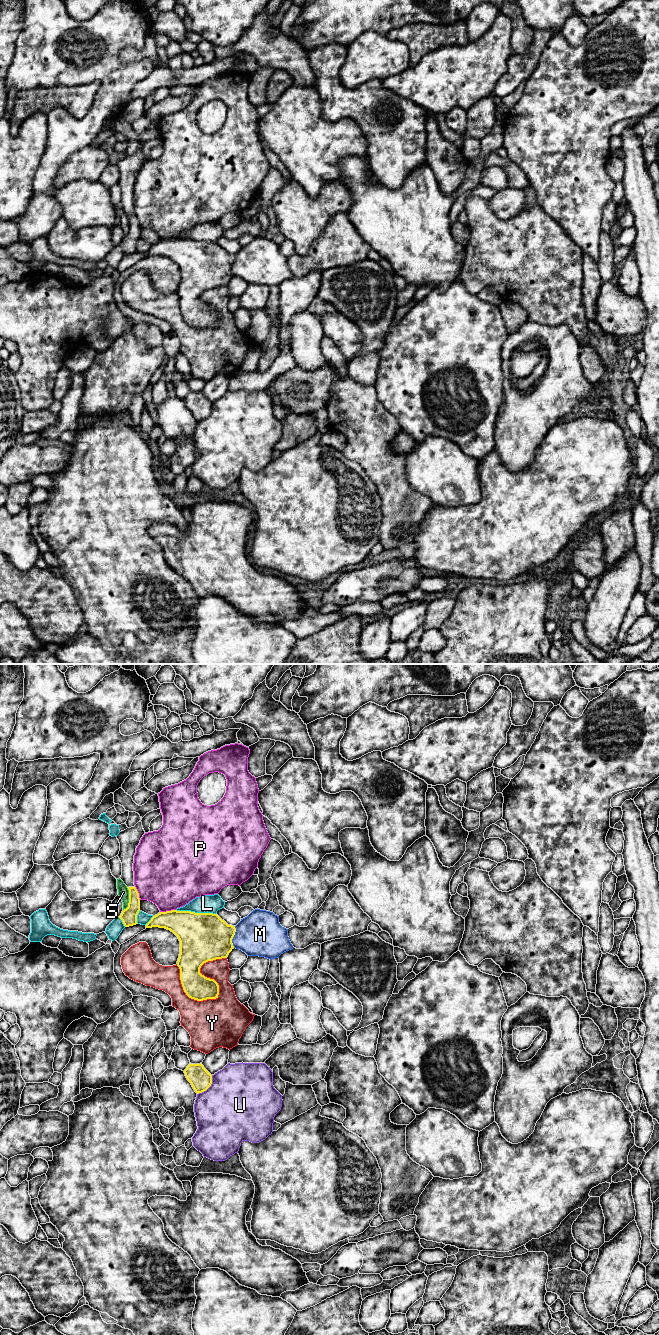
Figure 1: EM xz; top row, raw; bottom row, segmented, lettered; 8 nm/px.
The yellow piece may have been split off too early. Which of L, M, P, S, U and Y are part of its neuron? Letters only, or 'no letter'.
no letter

